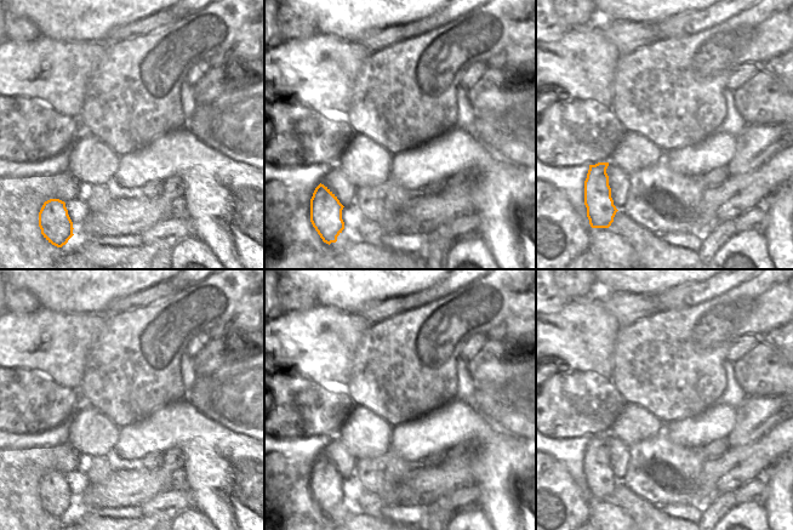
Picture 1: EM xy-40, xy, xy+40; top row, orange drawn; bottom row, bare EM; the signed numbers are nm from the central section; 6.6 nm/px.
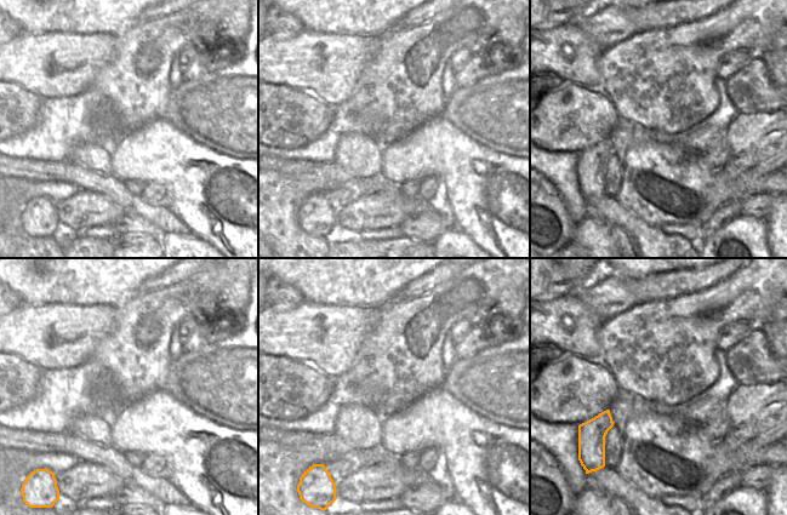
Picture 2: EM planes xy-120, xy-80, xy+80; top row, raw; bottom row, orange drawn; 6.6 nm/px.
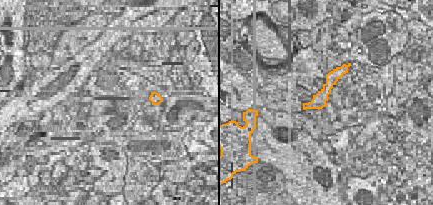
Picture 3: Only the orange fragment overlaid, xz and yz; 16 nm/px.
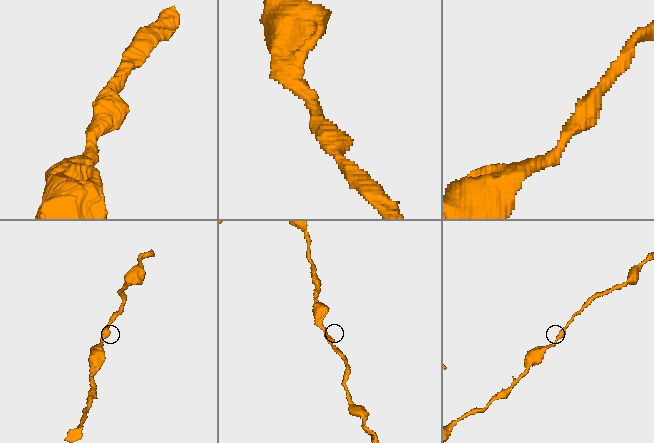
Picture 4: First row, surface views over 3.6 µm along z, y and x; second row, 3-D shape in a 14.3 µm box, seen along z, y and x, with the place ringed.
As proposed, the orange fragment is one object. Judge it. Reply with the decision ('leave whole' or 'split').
leave whole

